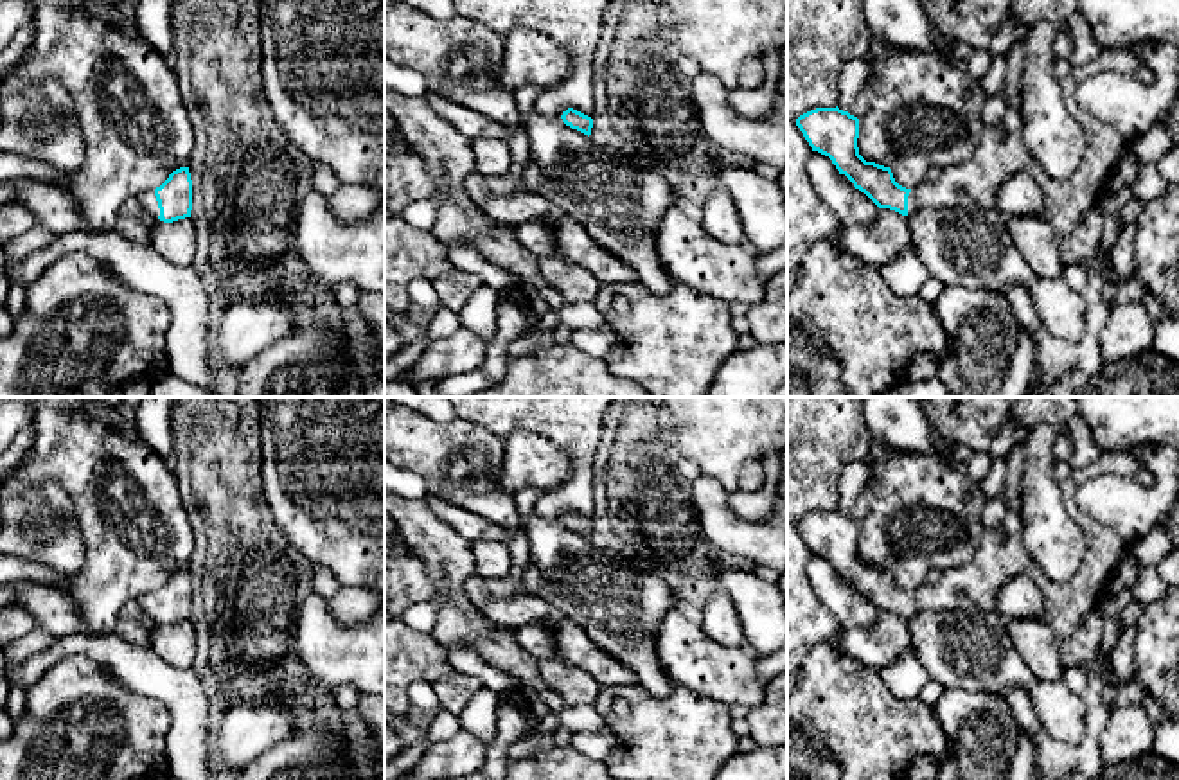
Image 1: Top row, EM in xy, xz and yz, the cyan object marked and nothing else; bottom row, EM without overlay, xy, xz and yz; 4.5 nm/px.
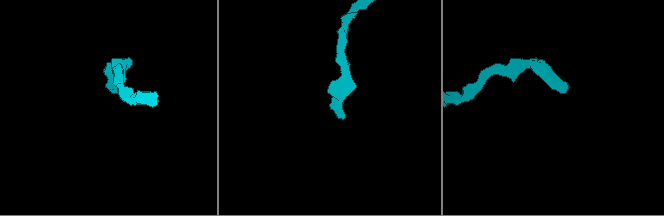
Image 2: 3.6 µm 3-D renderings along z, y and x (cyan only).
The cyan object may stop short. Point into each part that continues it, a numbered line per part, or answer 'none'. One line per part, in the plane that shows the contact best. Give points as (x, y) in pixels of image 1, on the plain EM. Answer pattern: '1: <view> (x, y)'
1: xy (148, 601)

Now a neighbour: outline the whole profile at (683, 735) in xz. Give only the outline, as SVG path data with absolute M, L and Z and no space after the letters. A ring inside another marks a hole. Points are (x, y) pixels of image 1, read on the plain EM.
M634 683L604 685L593 708L616 737L616 748L604 764L618 780L715 780L717 771L737 753L739 737L731 730L730 706L683 685L672 685L661 699ZM616 699L629 703L629 715L620 717L613 710Z

